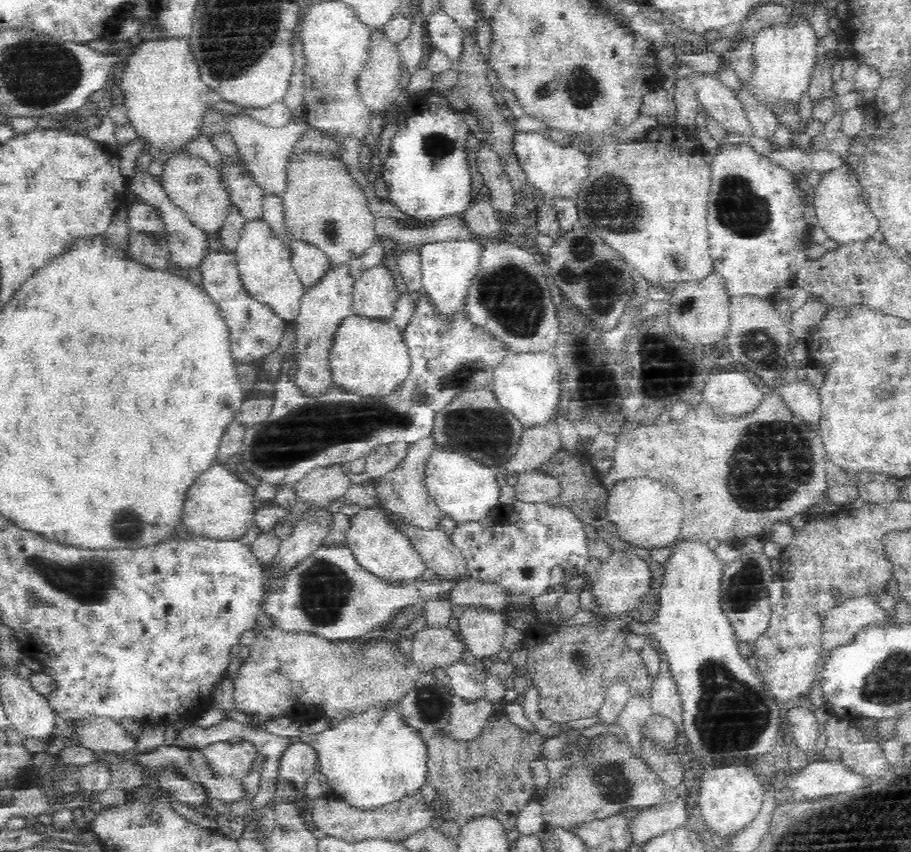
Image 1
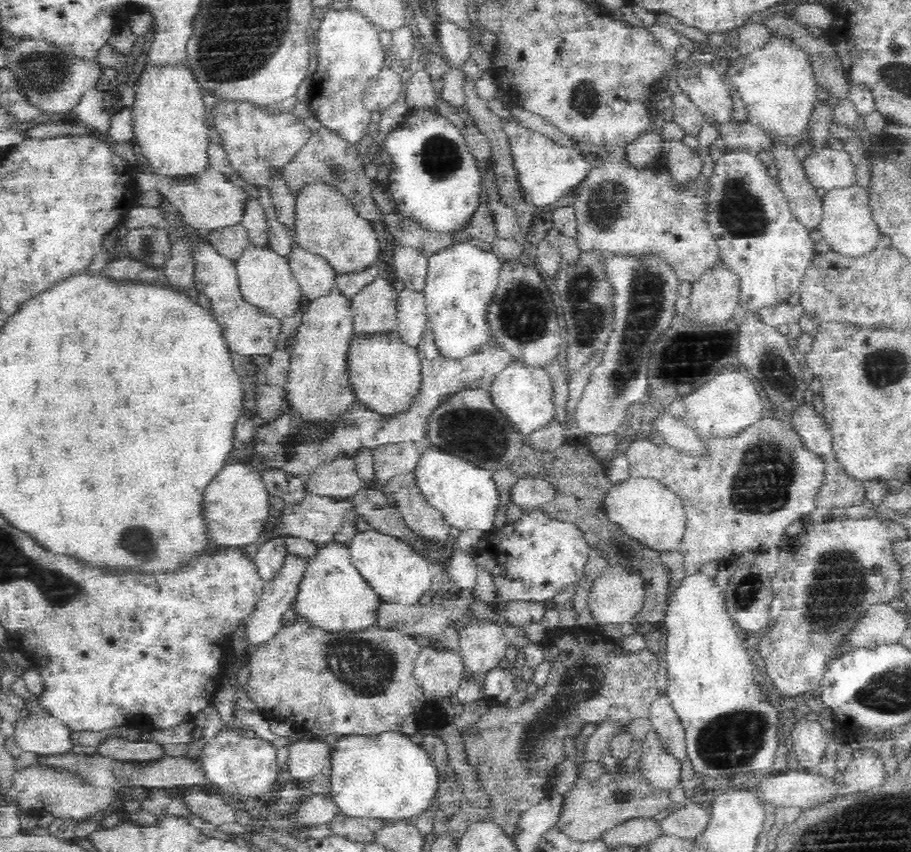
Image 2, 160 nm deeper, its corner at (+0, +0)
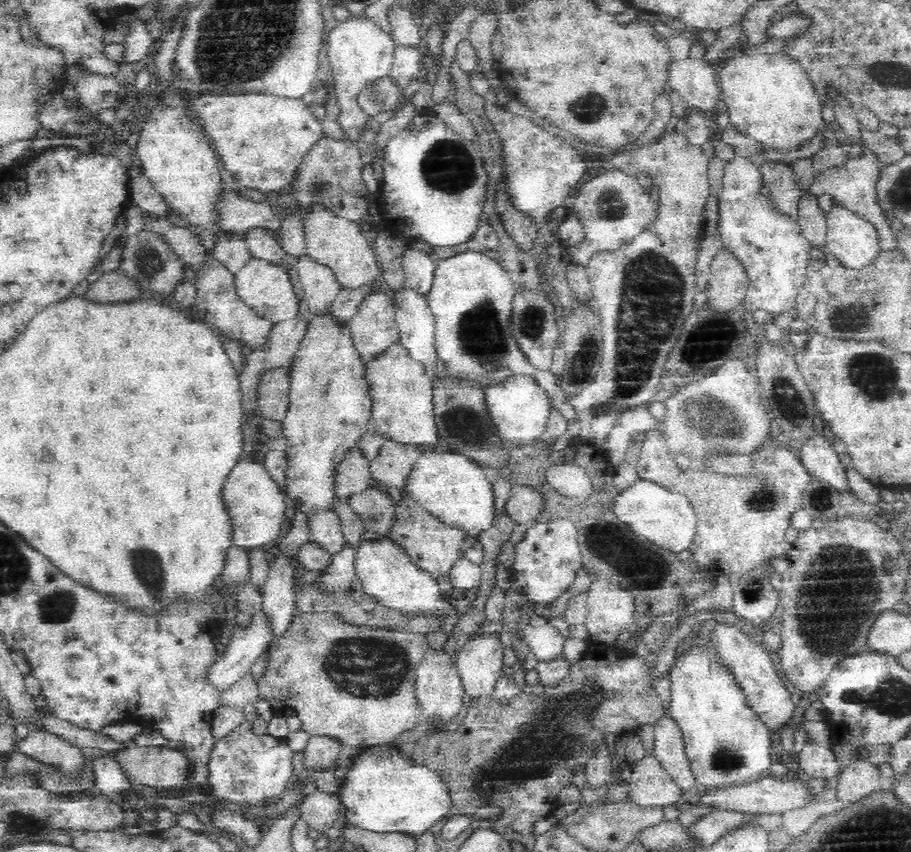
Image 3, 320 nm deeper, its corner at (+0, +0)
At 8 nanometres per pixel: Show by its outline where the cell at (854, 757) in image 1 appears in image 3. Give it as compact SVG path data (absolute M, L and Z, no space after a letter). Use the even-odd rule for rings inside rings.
M859 758L841 769L836 796L845 802L856 802L880 789L880 780L882 776L878 766Z

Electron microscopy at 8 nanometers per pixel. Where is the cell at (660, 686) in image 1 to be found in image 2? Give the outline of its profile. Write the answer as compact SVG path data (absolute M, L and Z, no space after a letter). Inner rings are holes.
M664 692L659 694L652 702L649 710L649 720L658 733L660 739L670 747L670 753L676 755L680 762L684 762L687 756L687 742L685 728L680 717L676 714L670 695Z

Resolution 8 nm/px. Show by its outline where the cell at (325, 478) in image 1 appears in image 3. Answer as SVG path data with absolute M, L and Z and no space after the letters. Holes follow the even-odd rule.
M352 446L337 464L333 474L333 490L336 499L350 499L353 495L365 492L372 480L369 462L362 456L357 446Z

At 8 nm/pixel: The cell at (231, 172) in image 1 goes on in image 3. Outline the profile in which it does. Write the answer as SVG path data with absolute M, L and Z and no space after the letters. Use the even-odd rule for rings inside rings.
M253 226L245 232L244 237L252 257L281 264L285 252L270 229L264 226Z

